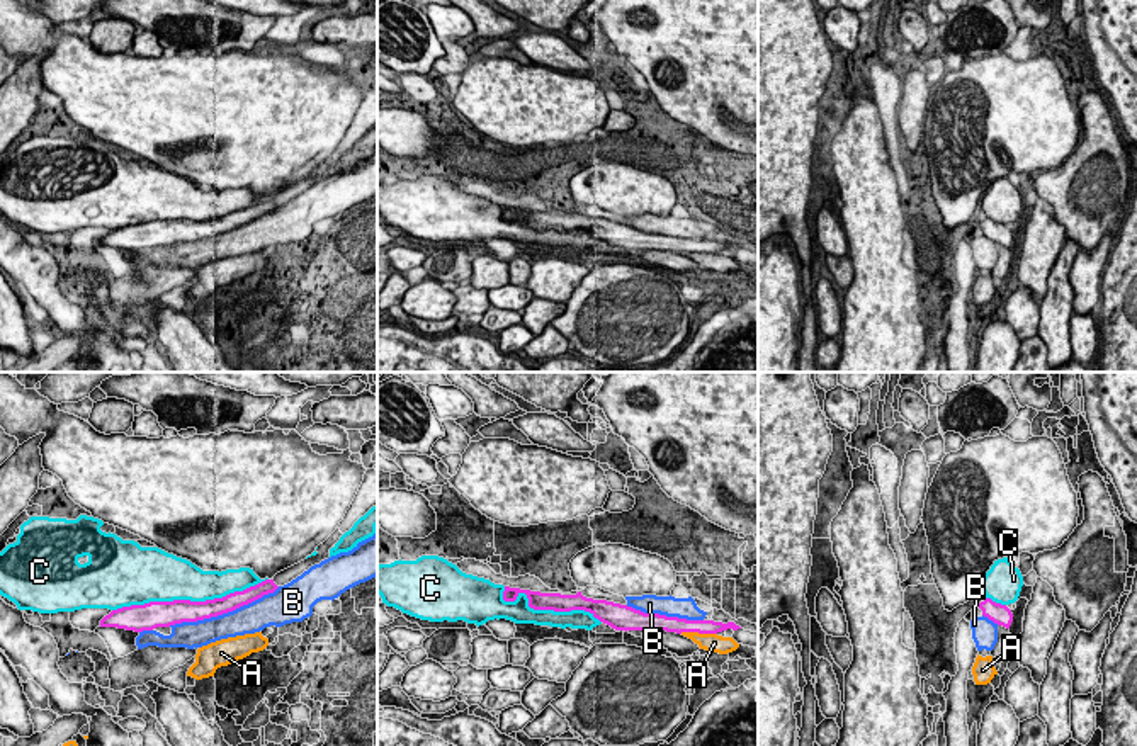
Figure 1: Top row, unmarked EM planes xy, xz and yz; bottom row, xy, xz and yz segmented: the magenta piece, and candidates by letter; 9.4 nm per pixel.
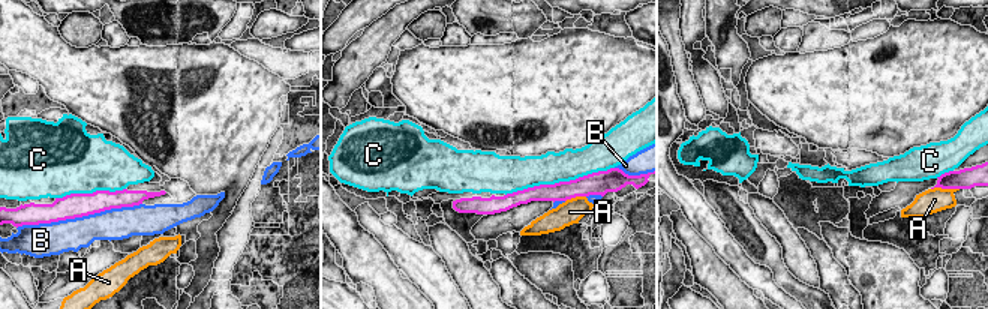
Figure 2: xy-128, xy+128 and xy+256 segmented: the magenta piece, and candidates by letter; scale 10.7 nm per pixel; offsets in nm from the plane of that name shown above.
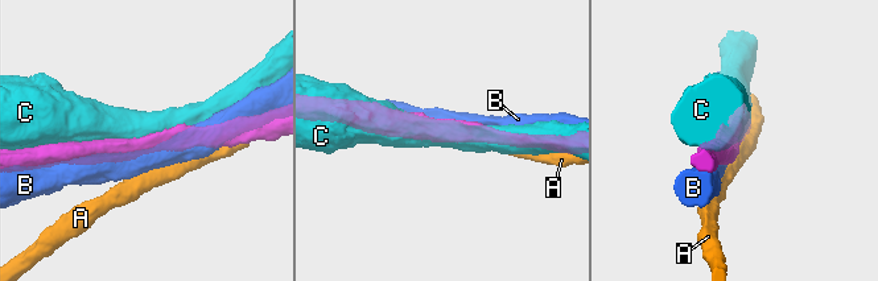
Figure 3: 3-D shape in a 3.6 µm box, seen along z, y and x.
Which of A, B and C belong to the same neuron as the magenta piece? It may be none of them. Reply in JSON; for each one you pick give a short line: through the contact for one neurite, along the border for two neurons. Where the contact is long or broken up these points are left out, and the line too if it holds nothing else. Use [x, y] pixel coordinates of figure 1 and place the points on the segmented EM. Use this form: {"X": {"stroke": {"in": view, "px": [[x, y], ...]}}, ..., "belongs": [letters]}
{"belongs": ["B"]}

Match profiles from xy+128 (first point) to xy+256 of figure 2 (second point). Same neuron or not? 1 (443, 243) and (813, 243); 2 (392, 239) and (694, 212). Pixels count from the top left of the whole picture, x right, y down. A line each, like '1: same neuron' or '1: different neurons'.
1: different neurons
2: same neuron

